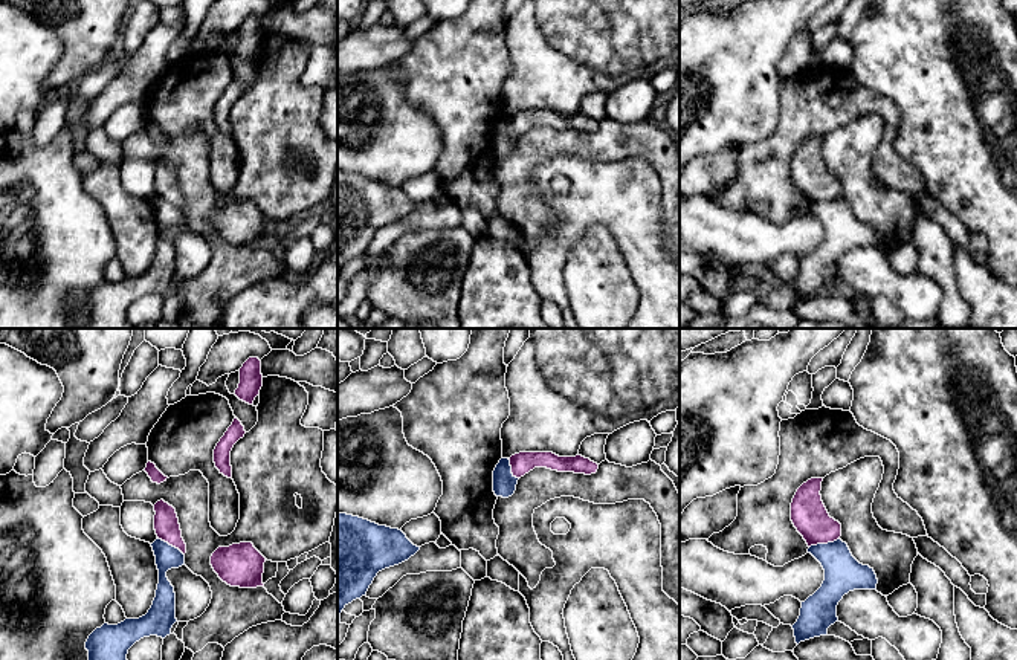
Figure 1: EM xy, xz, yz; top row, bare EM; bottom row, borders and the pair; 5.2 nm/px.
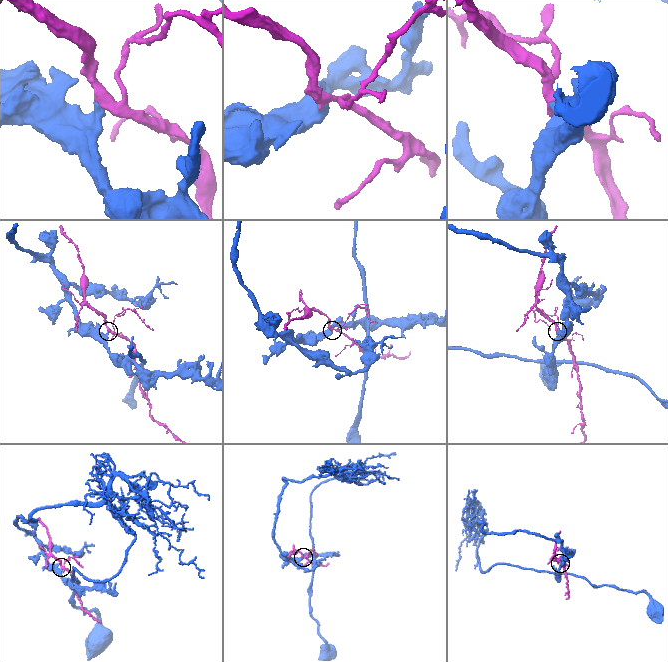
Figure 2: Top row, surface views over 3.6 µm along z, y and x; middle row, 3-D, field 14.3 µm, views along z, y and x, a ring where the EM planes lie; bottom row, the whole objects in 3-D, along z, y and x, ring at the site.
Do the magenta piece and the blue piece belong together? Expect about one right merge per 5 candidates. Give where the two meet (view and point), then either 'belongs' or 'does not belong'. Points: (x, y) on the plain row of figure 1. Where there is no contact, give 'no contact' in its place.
yz (823, 200) | does not belong

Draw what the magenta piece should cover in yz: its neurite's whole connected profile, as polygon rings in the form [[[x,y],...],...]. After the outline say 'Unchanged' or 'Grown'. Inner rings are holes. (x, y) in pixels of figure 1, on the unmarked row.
[[[823,136],[803,141],[791,160],[791,179],[808,205],[840,197],[841,182],[829,174],[822,159]]]. Unchanged

